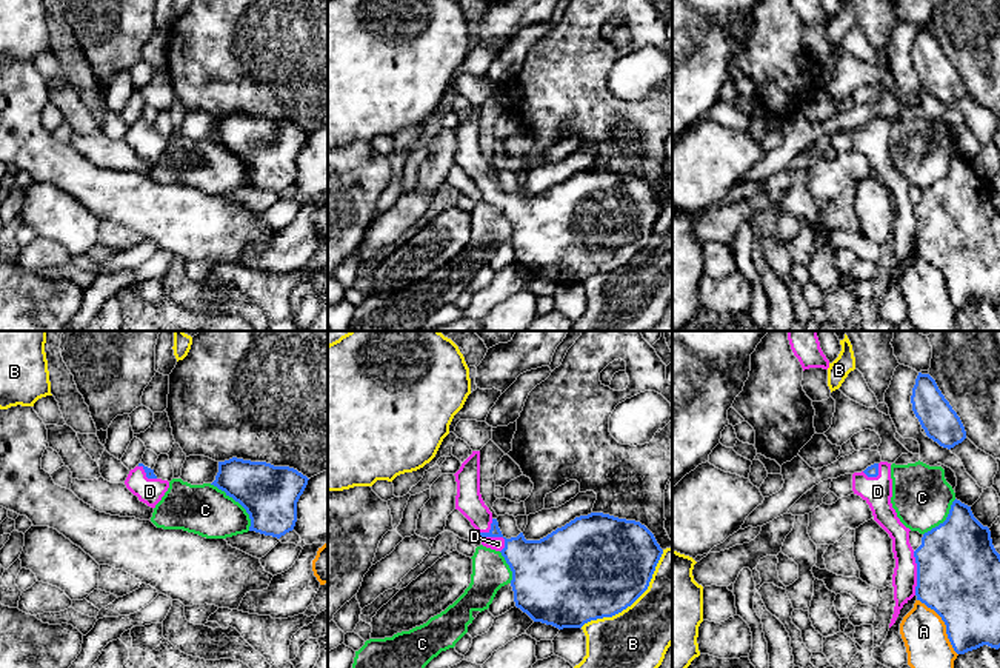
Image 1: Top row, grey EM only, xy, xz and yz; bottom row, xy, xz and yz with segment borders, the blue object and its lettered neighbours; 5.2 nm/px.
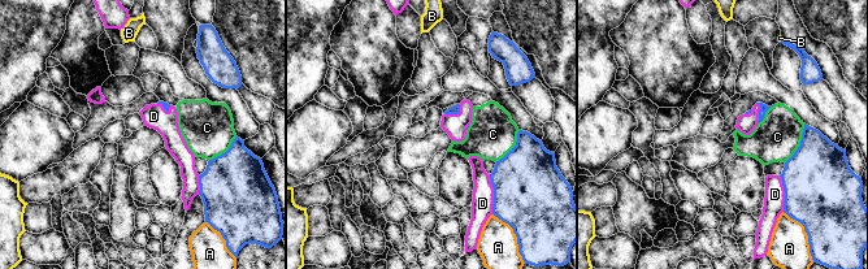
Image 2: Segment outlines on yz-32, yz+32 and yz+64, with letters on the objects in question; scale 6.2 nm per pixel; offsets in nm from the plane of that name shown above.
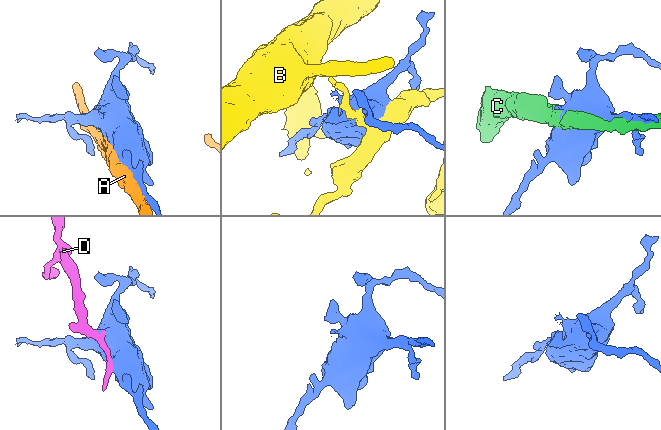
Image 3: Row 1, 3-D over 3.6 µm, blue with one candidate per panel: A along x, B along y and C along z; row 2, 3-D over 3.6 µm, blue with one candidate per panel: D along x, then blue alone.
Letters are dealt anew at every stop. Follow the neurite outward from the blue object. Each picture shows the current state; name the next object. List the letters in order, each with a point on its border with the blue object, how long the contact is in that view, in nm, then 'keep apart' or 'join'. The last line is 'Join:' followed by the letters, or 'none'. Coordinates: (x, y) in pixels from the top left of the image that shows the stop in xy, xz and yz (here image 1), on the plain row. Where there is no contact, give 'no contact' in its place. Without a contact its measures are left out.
A: meets blue in yz at (945, 279); contact 360 nm long; keep apart
B: meets blue in xz at (633, 257); contact 600 nm long; keep apart
C: meets blue in xy at (237, 156); contact 320 nm long; keep apart
D: meets blue in yz at (917, 228); contact 240 nm long; join
Join: D

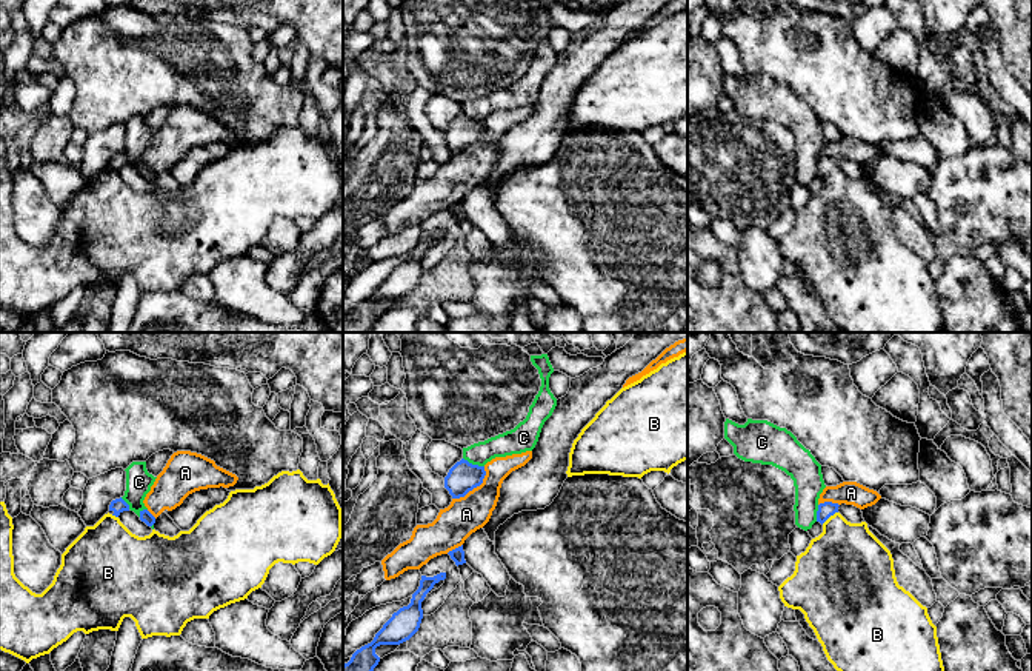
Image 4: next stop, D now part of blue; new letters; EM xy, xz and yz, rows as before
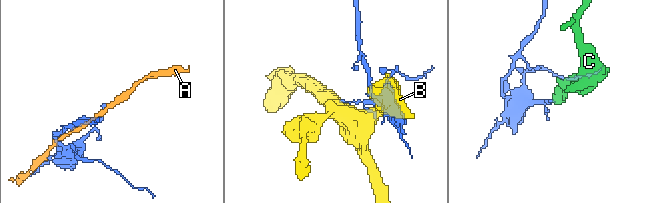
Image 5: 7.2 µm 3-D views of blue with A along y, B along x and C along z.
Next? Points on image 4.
A: meets blue in xz at (474, 142); contact 240 nm long; keep apart
B: meets blue in yz at (829, 171); contact 110 nm long; keep apart
C: meets blue in xz at (474, 120); contact 120 nm long; keep apart
Join: none

